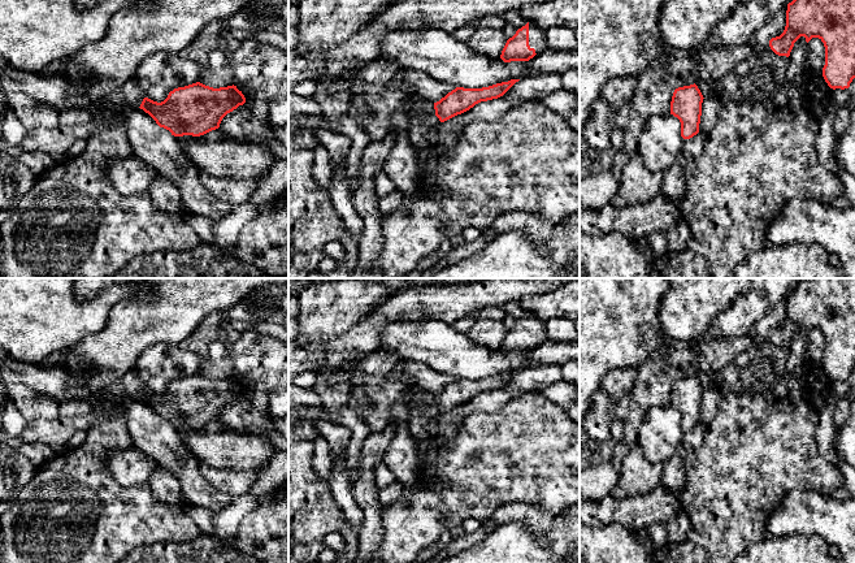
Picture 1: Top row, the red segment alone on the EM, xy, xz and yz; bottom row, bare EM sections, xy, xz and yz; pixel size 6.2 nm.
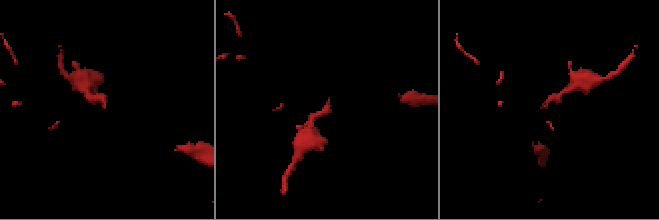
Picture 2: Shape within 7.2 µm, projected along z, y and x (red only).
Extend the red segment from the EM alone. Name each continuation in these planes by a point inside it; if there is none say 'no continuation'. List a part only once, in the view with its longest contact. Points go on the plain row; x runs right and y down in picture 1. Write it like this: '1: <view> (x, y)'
1: xz (537, 327)

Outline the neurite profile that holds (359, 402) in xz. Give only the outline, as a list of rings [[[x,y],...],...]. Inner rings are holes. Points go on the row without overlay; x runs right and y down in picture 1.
[[[356,385],[351,389],[348,407],[364,421],[366,420],[368,412],[374,408],[369,395],[370,390],[363,385]]]

